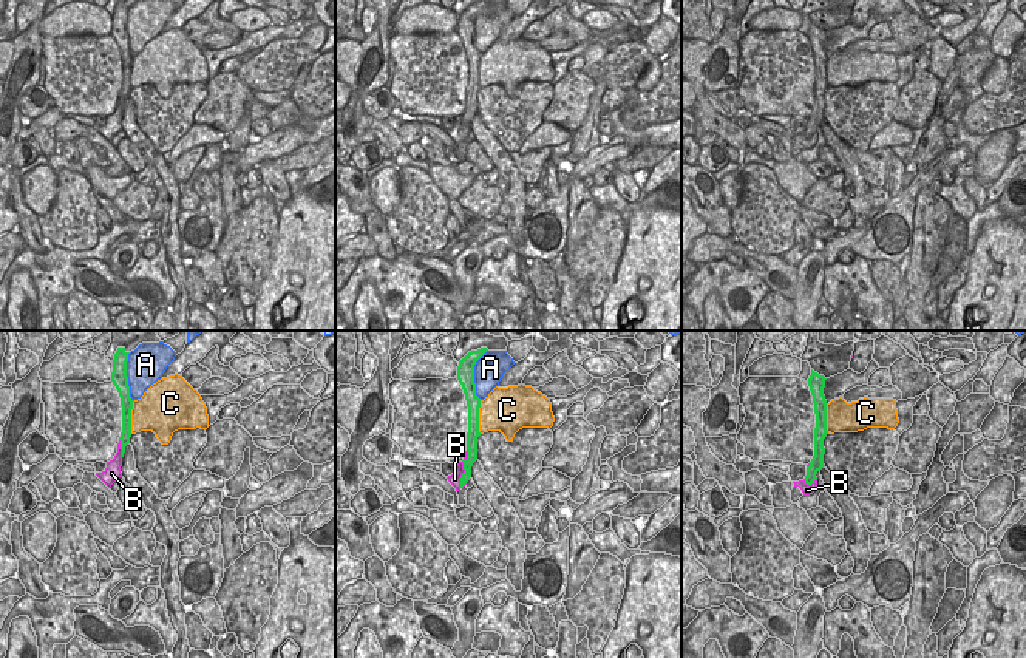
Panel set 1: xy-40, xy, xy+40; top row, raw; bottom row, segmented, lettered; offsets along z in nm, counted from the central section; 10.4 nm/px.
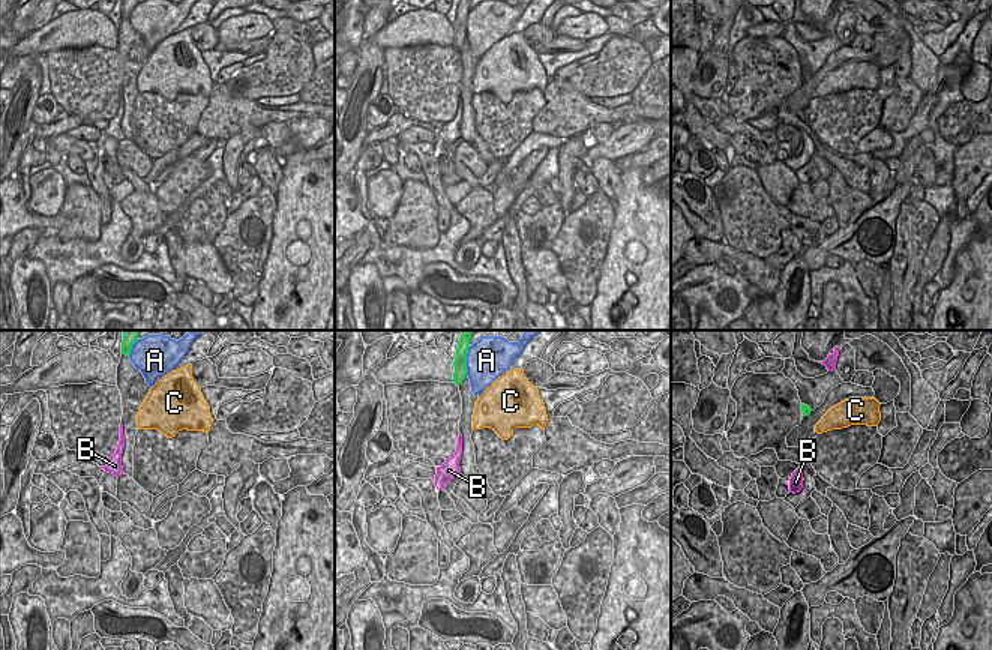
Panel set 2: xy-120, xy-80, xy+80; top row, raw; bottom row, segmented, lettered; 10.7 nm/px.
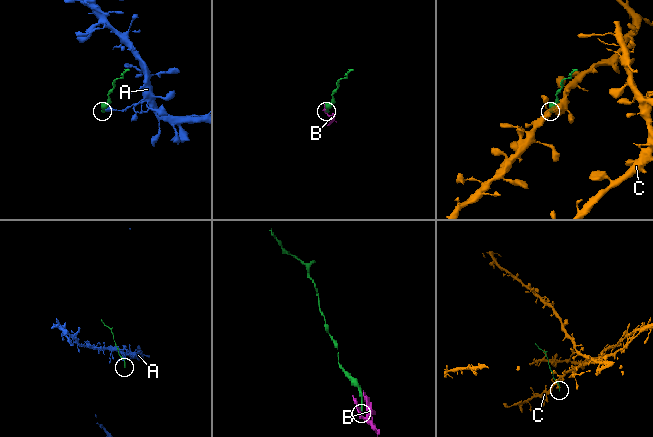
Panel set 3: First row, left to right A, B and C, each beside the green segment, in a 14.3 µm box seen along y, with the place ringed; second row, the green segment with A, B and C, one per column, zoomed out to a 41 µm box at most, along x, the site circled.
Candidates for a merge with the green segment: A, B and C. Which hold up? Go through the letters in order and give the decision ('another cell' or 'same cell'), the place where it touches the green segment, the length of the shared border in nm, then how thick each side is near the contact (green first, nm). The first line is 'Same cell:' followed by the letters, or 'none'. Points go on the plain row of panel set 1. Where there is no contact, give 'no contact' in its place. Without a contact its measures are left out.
Same cell: none
A: another cell | xy-40 (127, 31) | 500 nm | 170/400 nm
B: another cell | xy (464, 122) | 420 nm | 120/130 nm
C: another cell | xy-40 (130, 71) | 360 nm | 130/400 nm

